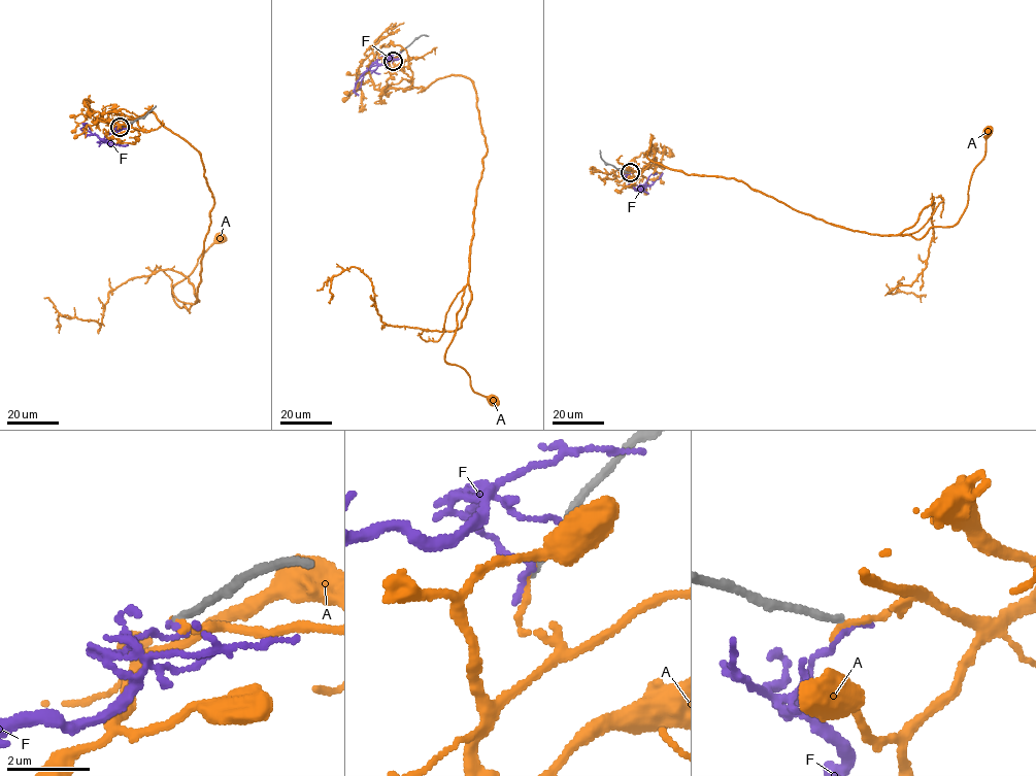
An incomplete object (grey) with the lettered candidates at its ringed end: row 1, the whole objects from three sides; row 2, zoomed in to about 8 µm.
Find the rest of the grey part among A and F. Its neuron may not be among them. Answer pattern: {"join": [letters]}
{"join": []}

